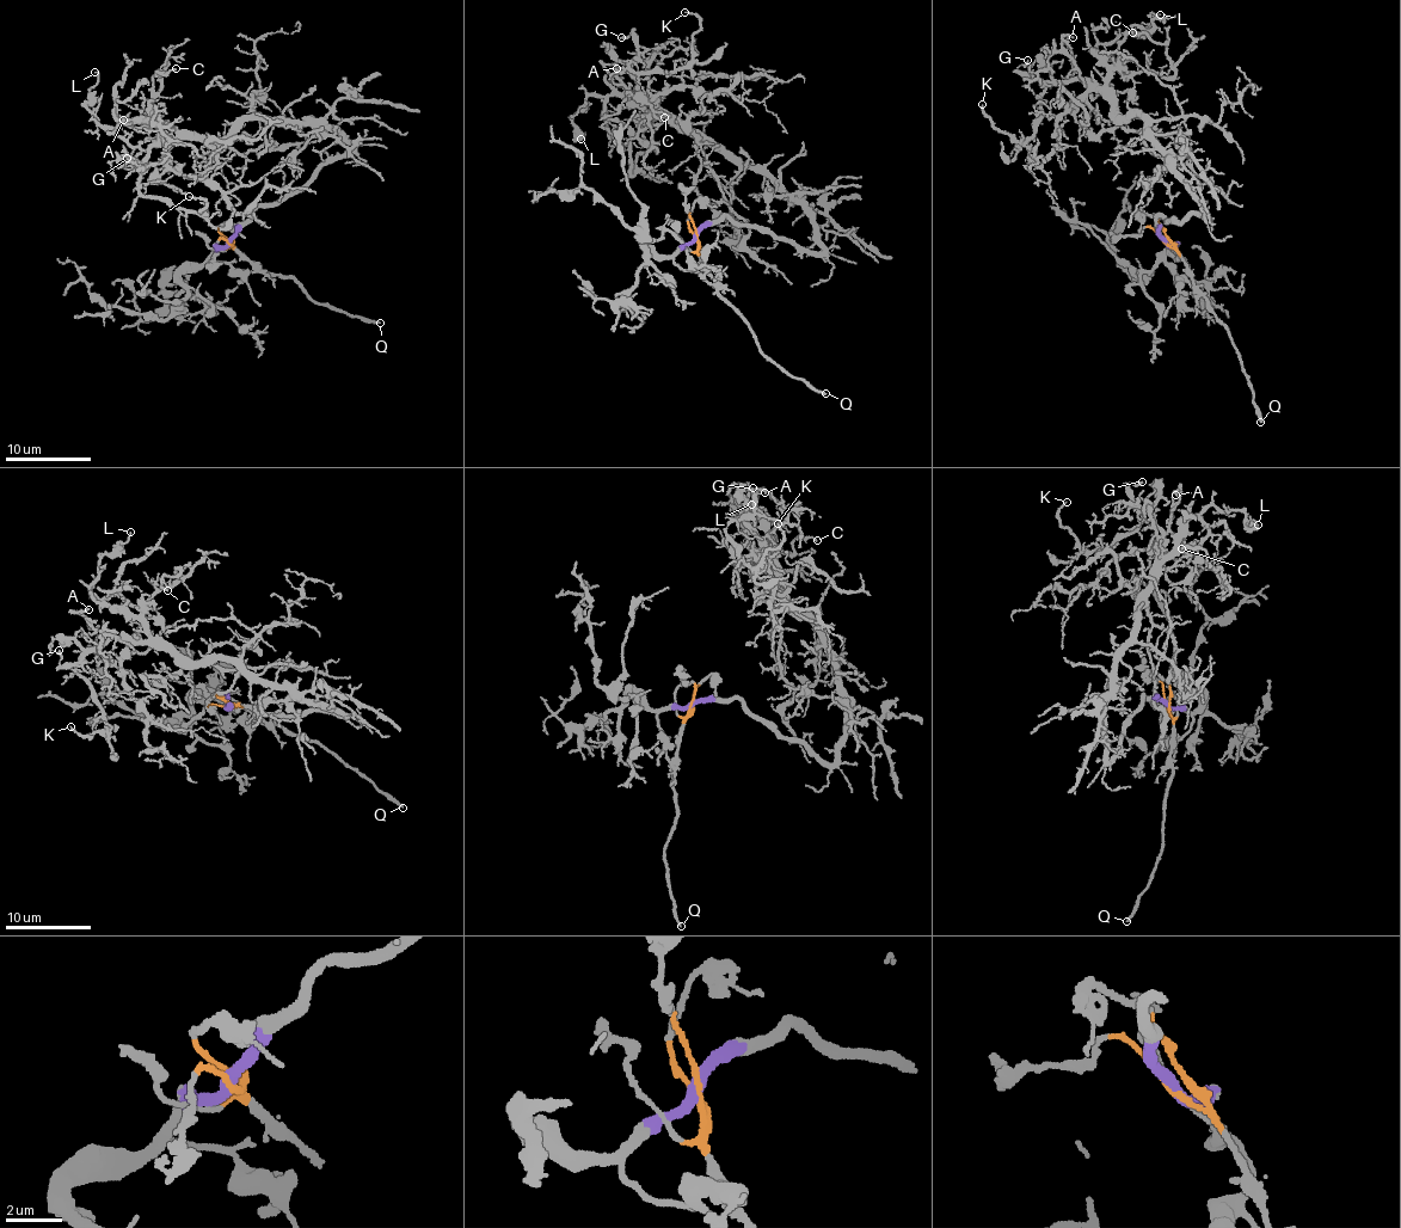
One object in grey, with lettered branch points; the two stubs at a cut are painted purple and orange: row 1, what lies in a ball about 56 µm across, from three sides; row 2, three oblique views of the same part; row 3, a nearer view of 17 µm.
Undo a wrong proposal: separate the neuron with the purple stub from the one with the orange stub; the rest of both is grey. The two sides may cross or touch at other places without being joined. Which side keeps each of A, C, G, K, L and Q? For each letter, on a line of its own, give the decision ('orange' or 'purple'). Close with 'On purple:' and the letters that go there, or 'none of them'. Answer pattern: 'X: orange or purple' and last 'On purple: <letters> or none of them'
A: purple
C: purple
G: purple
K: purple
L: purple
Q: orange
On purple: A, C, G, K, L

